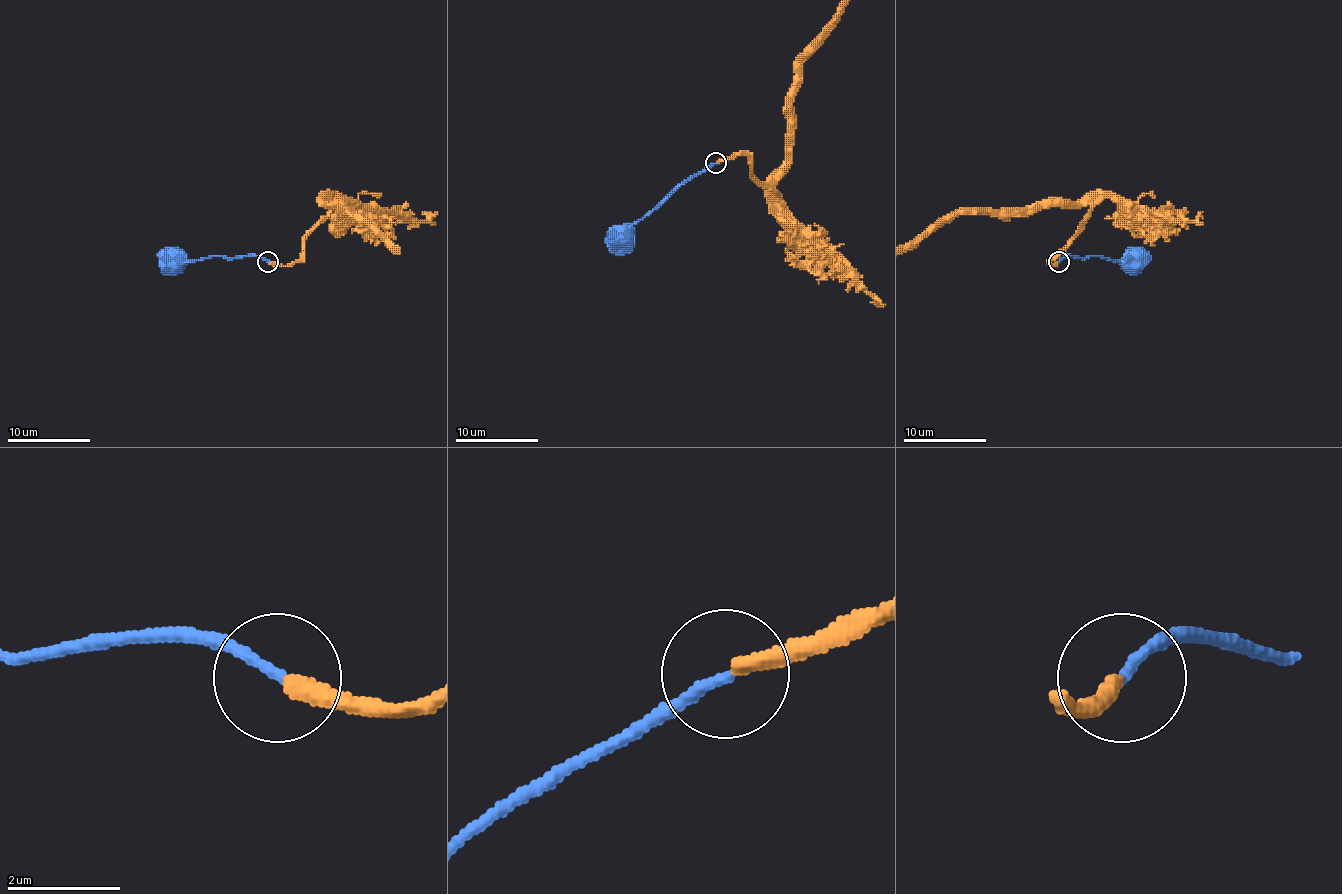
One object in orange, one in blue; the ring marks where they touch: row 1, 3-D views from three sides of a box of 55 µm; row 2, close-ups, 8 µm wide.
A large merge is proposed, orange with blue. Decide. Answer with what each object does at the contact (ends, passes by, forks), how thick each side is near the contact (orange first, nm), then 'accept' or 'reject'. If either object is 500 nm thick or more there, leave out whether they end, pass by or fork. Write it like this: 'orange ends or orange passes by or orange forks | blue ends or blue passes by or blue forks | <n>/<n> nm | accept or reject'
orange ends | blue ends | 320/190 nm | reject

